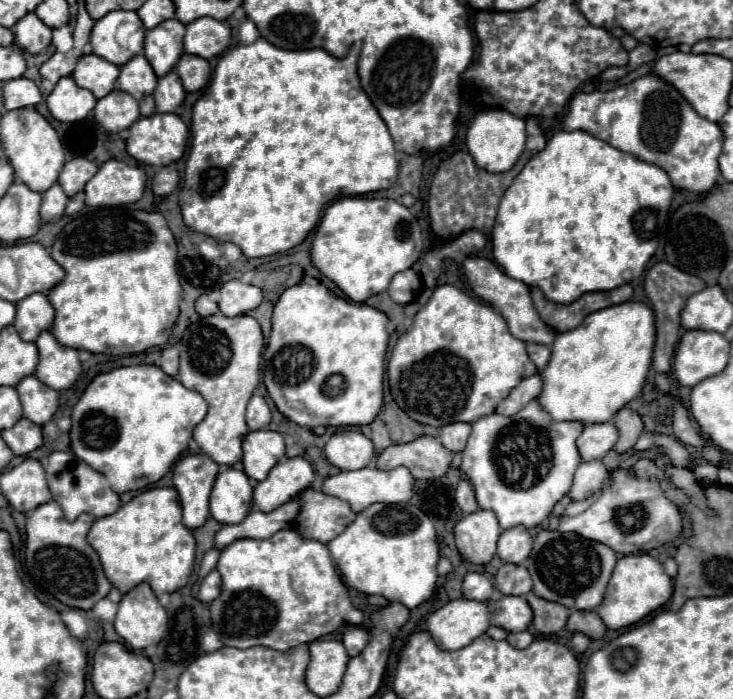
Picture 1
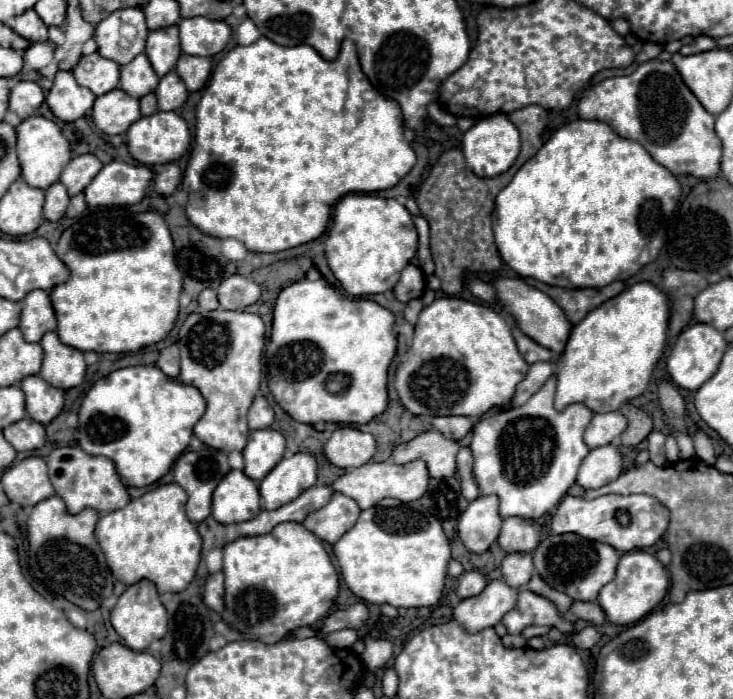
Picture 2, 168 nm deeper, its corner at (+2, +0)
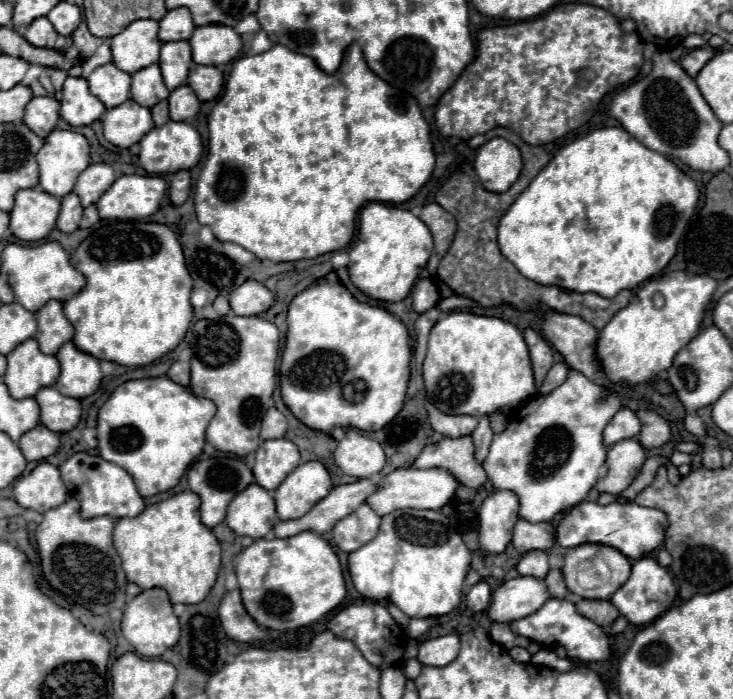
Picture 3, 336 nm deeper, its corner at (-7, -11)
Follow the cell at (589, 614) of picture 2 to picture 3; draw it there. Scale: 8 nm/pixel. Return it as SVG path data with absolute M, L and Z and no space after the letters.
M580 600L576 606L582 616L594 620L604 628L608 628L620 614L610 600Z

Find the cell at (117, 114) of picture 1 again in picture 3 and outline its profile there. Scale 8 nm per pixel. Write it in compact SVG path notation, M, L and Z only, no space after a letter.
M126 100L124 104L106 110L102 114L102 124L104 138L118 148L130 148L154 128L150 110L134 100Z

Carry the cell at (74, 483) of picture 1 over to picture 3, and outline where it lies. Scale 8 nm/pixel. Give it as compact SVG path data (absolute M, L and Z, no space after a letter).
M76 452L60 466L60 472L62 472L62 480L68 488L68 492L76 500L80 500L82 518L138 516L146 508L142 496L138 494L138 490L134 486L132 476L124 468L120 468L100 456L94 456L88 452Z

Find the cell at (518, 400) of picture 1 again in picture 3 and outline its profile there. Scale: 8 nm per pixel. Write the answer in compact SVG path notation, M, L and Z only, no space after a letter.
M556 362L556 364L550 368L550 372L546 374L540 394L548 394L548 392L552 392L554 388L558 388L558 386L566 380L568 370L570 370L570 368L568 368L568 364L566 364L566 362Z

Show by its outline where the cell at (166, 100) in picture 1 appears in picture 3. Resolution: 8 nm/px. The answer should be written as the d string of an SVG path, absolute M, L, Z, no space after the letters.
M180 86L170 92L168 96L170 102L170 118L172 120L190 120L198 114L200 110L200 100L192 92L190 86Z

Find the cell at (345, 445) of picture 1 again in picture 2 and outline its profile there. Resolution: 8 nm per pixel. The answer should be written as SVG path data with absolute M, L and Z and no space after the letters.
M339 427L325 443L325 455L335 467L361 467L375 455L375 439L371 433L353 427Z

